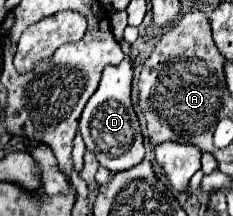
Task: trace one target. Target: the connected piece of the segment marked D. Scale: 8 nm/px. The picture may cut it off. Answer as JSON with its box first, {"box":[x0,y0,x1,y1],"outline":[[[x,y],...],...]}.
{"box":[79,44,145,172],"outline":[[[121,44],[123,48],[123,60],[113,66],[105,66],[103,78],[99,82],[97,92],[89,98],[81,120],[79,120],[79,130],[85,140],[87,150],[91,150],[99,164],[105,166],[111,172],[121,172],[129,170],[135,164],[139,164],[145,156],[145,146],[143,146],[143,134],[139,128],[137,114],[133,110],[131,102],[131,82],[133,82],[133,62],[131,62],[131,44]]]}

